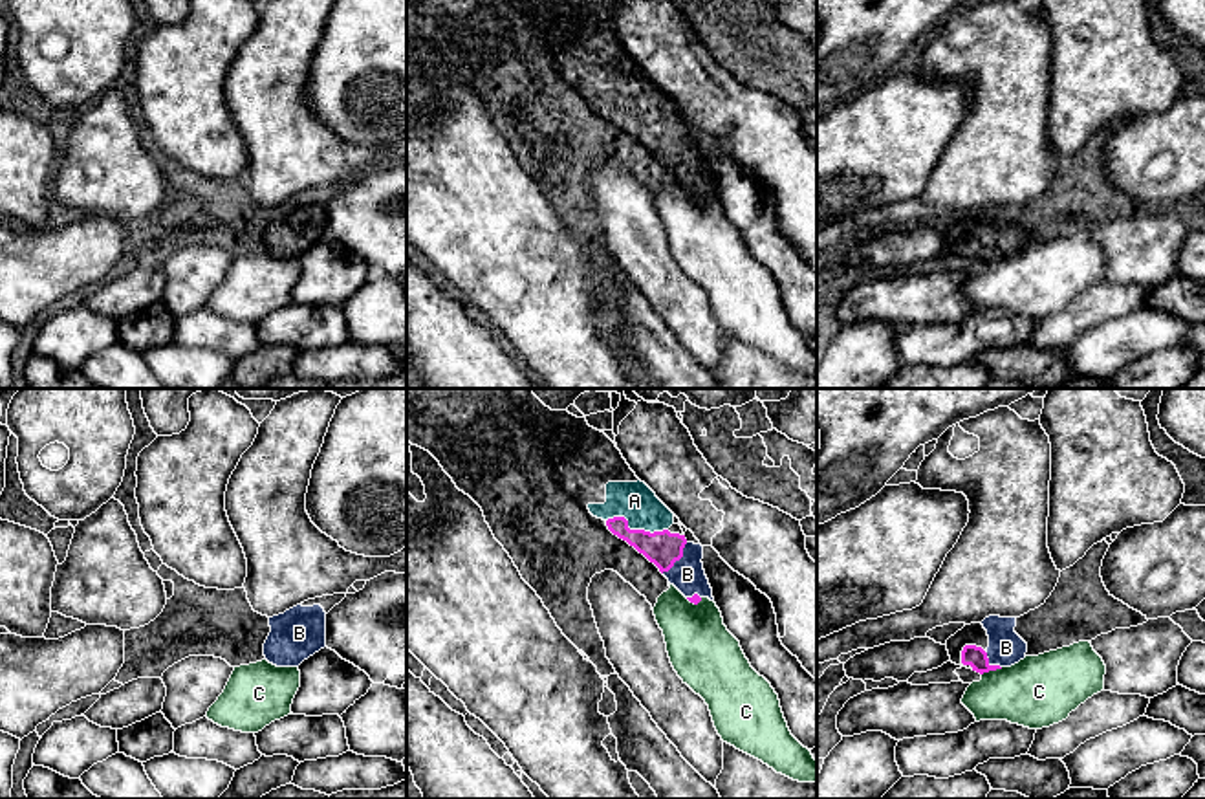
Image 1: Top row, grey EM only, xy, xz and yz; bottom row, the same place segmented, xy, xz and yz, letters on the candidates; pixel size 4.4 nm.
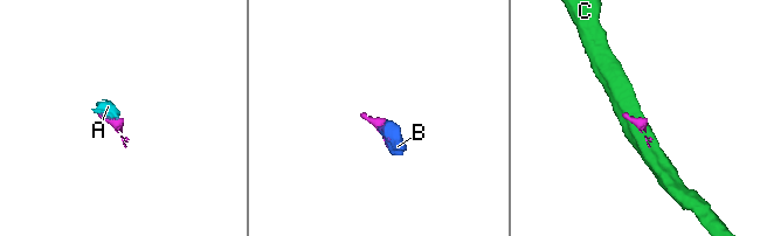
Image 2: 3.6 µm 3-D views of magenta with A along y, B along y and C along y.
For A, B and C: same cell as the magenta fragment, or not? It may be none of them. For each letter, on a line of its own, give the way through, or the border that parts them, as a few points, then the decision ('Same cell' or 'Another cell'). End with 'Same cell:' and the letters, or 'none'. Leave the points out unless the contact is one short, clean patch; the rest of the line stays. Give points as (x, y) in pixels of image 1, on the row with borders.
A: Path across: xz (663, 548), (636, 530), (634, 501). Same cell
B: Path across: xz (663, 548), (678, 559), (687, 574). Same cell
C: Boundary: yz (1002, 667), (982, 675). Another cell
Same cell: A, B

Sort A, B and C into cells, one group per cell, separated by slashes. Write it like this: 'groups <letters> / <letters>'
groups A B / C

